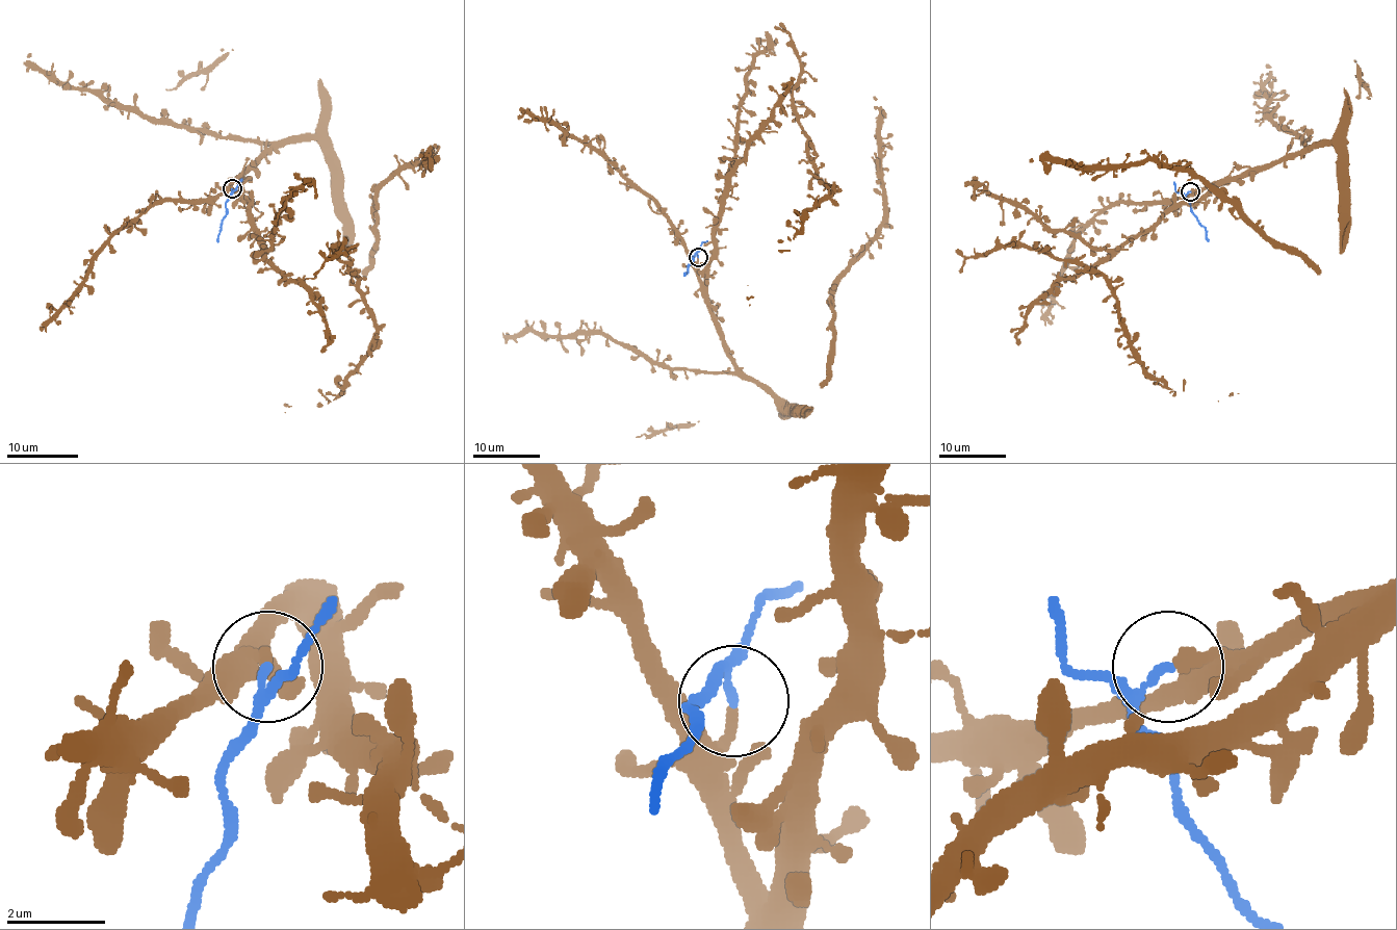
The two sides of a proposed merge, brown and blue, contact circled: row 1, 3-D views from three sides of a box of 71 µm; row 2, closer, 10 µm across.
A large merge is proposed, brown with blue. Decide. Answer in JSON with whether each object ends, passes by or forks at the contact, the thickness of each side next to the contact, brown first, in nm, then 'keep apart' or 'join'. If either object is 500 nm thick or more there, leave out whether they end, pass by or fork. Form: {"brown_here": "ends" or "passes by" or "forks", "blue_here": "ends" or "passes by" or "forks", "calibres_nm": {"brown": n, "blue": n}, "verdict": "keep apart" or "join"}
{"brown_here": "ends", "blue_here": "passes by", "calibres_nm": {"brown": 240, "blue": 110}, "verdict": "keep apart"}

